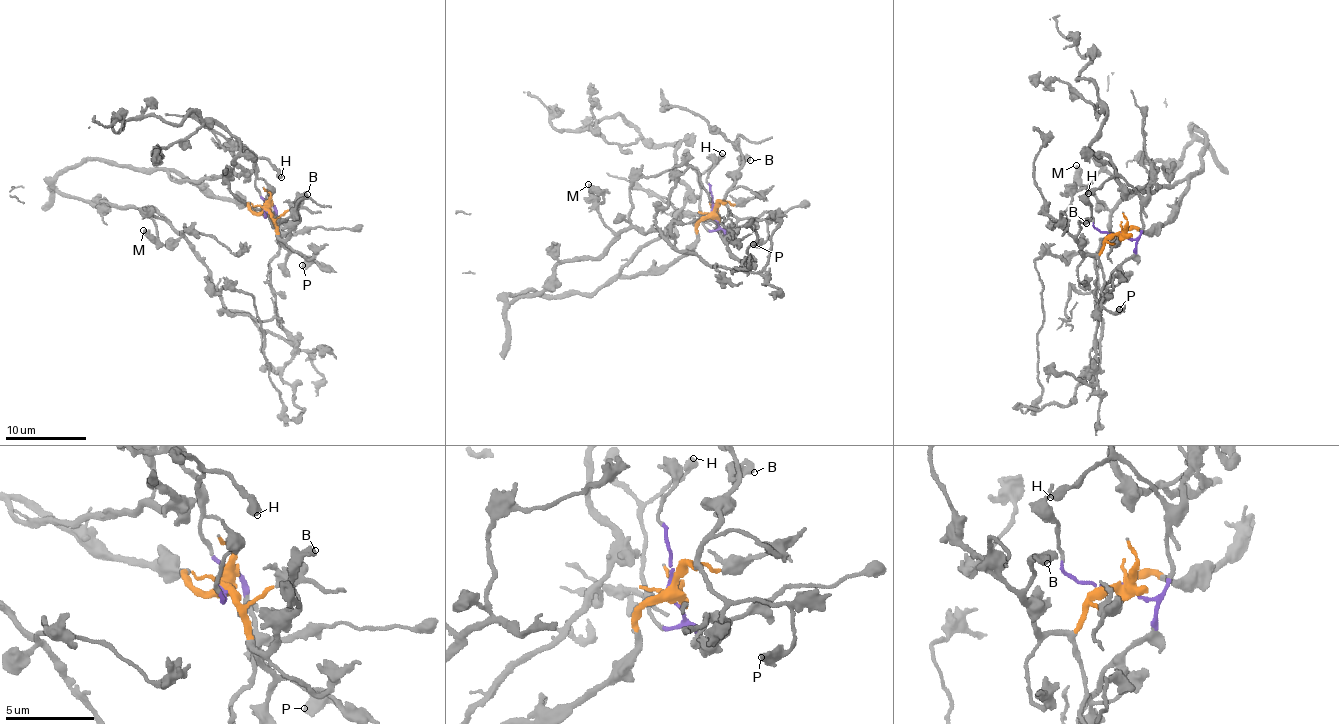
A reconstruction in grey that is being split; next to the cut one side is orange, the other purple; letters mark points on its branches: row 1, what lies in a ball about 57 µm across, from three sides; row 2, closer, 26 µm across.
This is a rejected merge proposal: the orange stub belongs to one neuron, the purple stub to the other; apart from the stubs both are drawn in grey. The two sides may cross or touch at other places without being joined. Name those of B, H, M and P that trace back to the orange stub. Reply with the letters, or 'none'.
B, M, P

